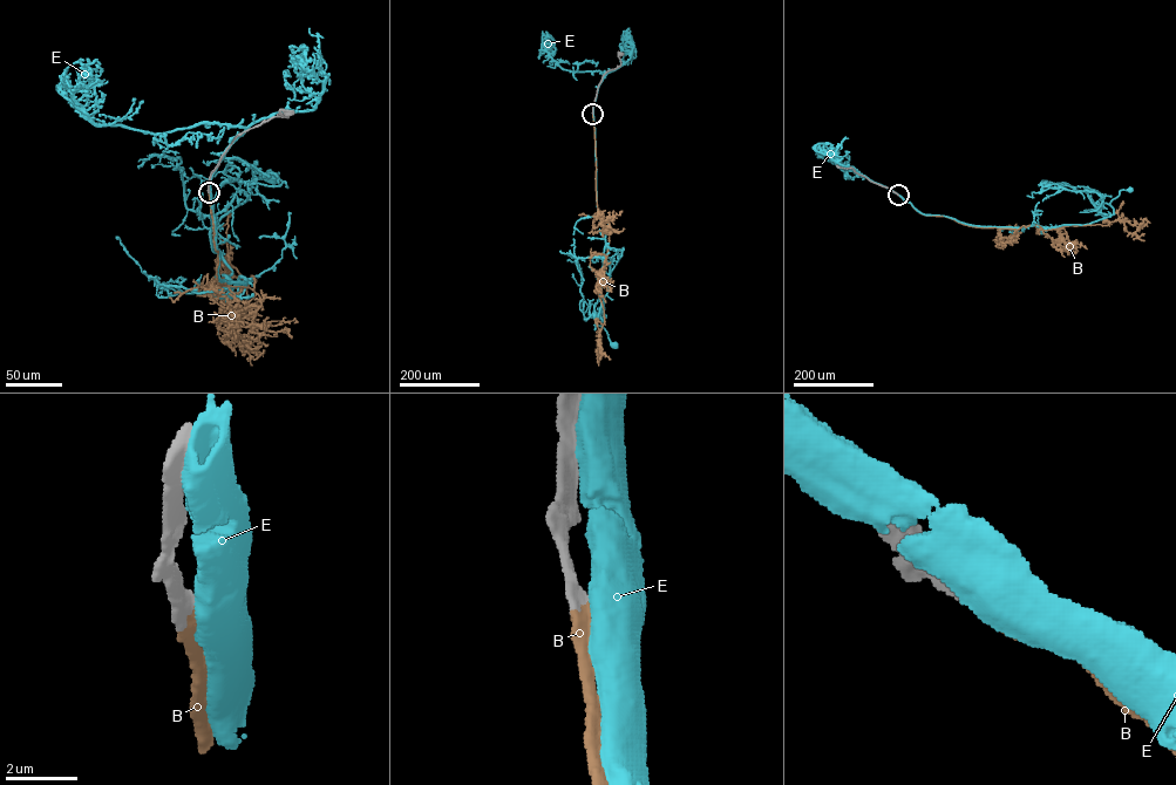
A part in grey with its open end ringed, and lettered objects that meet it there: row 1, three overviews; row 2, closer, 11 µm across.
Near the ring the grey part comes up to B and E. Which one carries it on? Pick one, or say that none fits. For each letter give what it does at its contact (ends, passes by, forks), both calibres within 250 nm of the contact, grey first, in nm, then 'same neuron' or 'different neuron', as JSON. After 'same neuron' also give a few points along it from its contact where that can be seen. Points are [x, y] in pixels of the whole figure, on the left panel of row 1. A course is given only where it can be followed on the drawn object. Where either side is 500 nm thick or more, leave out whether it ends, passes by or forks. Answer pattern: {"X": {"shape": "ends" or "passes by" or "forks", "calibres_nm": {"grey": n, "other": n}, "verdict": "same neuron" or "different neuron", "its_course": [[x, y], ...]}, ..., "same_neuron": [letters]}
{"B": {"calibres_nm": {"grey": 550, "other": 500}, "verdict": "same neuron", "its_course": [[209, 191], [217, 281], [253, 277], [221, 279], [237, 268], [225, 298], [258, 319]]}, "E": {"calibres_nm": {"grey": 600, "other": 850}, "verdict": "different neuron"}, "same_neuron": ["B"]}

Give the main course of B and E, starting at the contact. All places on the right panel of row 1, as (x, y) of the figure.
B: (898, 195), (923, 214), (976, 227), (1018, 230), (1033, 225), (1046, 230), (1119, 220), (1124, 230), (1143, 240)
E: (898, 195), (923, 213), (969, 224), (1052, 227), (1106, 218), (1114, 213), (1109, 203), (1120, 191), (1129, 190)

